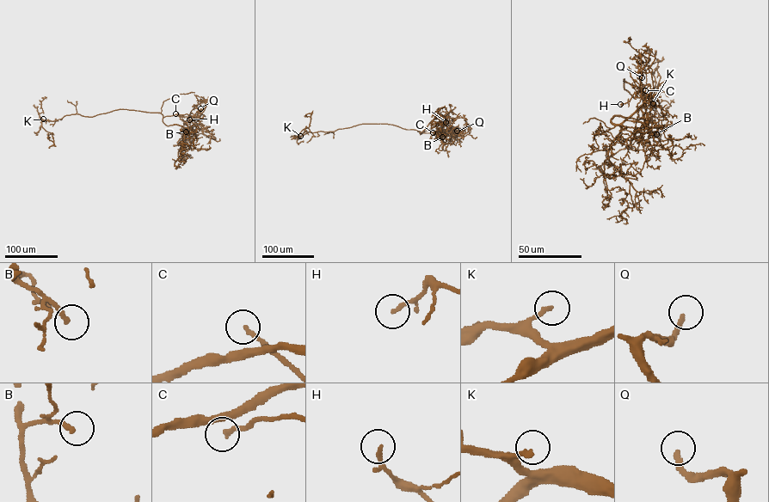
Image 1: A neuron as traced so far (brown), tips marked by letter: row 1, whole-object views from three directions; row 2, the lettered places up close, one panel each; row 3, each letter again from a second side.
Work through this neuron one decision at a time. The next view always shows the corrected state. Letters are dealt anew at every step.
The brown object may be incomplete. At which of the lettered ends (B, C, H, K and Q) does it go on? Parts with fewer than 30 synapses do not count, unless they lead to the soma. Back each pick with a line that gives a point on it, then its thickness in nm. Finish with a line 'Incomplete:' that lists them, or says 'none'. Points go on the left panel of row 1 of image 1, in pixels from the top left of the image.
K: Place: (43, 119). Thickness 180 nm
Q: Place: (200, 108). Thickness 200 nm
Incomplete: K, Q

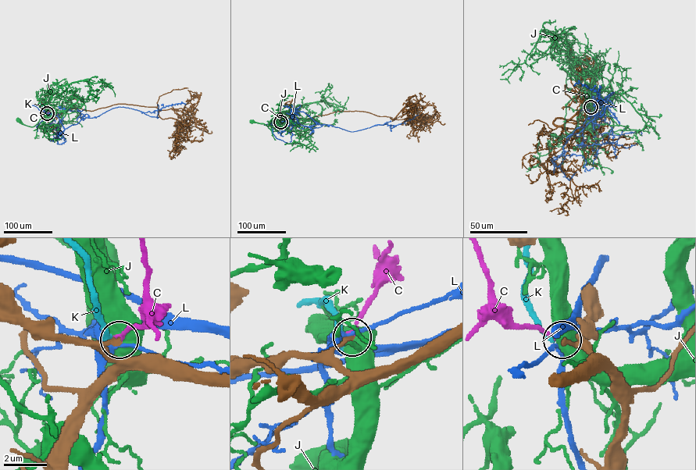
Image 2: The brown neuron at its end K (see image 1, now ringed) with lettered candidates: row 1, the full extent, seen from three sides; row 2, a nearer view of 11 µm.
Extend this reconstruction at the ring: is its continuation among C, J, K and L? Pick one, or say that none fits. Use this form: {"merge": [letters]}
{"merge": ["C"]}

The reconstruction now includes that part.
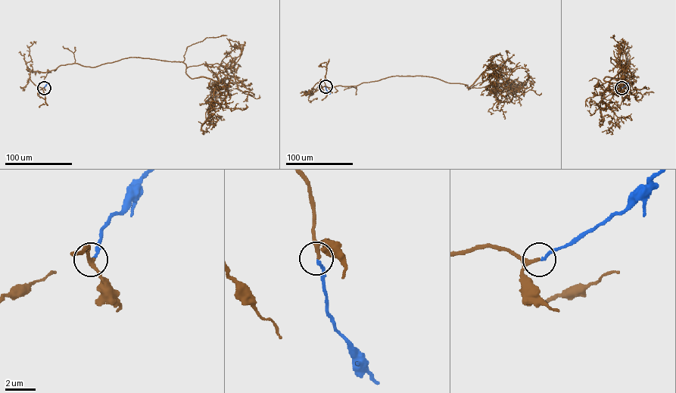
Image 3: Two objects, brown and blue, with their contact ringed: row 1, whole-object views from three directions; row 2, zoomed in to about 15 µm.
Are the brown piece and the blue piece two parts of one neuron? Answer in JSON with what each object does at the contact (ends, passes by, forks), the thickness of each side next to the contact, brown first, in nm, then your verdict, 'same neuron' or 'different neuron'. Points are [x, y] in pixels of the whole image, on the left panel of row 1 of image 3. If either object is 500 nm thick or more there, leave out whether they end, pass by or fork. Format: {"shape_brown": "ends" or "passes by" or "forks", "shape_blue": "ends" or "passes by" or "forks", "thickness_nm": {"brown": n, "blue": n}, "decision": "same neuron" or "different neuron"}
{"shape_brown": "passes by", "shape_blue": "ends", "thickness_nm": {"brown": 190, "blue": 170}, "decision": "same neuron"}

